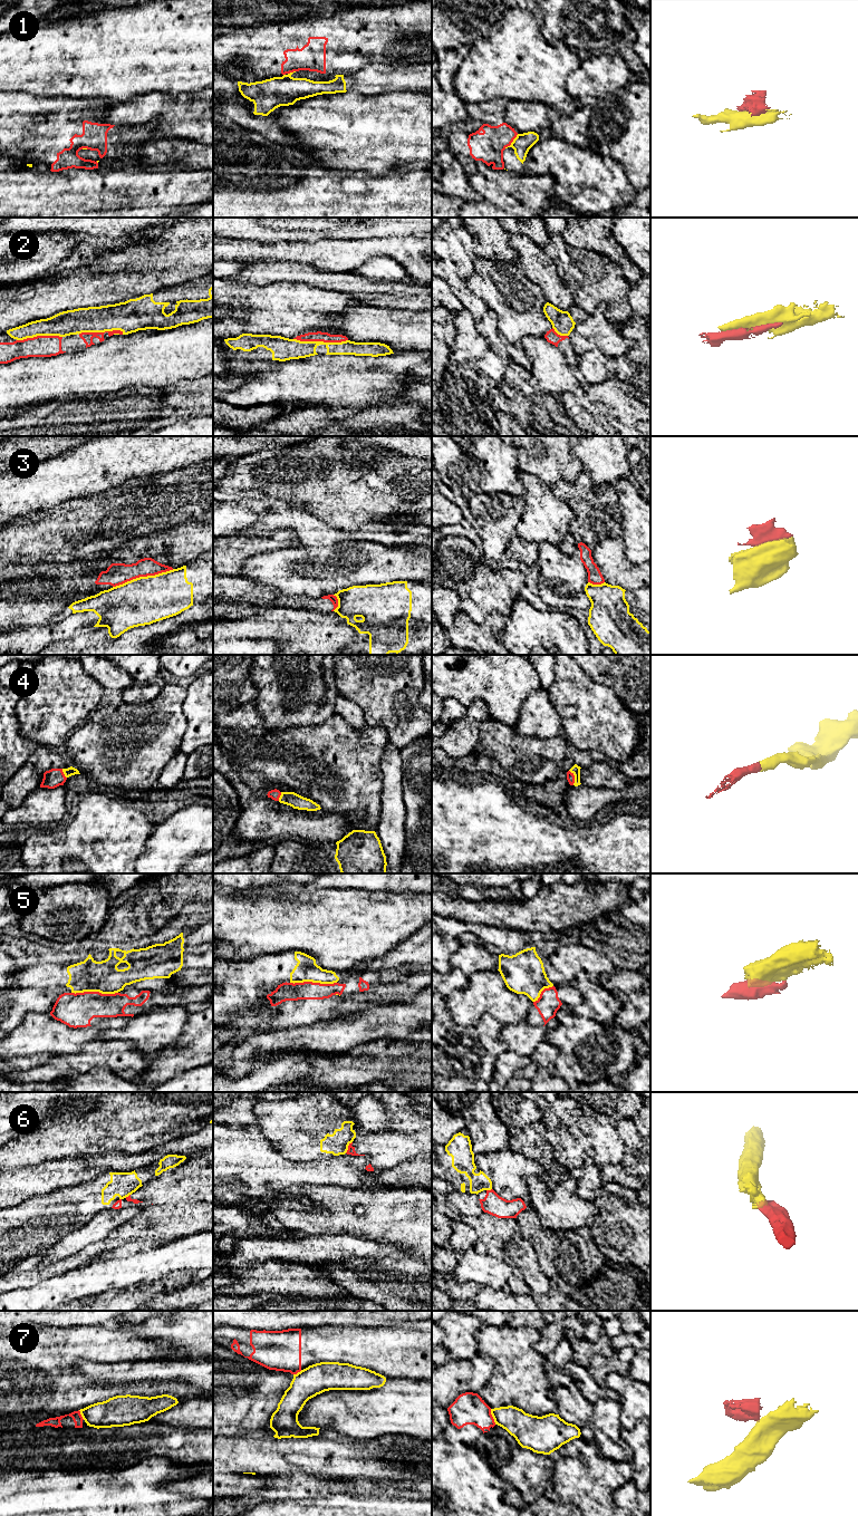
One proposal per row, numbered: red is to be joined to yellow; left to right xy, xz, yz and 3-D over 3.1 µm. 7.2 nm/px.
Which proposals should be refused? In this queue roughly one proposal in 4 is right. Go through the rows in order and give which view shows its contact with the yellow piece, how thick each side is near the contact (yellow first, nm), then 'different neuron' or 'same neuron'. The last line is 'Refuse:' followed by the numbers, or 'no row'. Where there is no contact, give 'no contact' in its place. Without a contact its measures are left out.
1: contact in yz; calibres 140 and 220 nm; different neuron
2: contact in xz; calibres 150 and 70 nm; same neuron
3: contact in xy; calibres 340 and 160 nm; different neuron
4: contact in yz; calibres 60 and 60 nm; same neuron
5: contact in xy; calibres 220 and 240 nm; different neuron
6: contact in xz; calibres 160 and 50 nm; different neuron
7: contact in yz; calibres 200 and 240 nm; different neuron
Refuse: 1, 3, 5, 6, 7

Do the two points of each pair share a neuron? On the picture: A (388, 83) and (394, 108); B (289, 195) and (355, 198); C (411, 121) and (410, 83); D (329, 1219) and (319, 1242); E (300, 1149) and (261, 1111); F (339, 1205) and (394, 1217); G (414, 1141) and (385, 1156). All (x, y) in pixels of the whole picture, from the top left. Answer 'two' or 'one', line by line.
A: two
B: one
C: two
D: two
E: one
F: one
G: one

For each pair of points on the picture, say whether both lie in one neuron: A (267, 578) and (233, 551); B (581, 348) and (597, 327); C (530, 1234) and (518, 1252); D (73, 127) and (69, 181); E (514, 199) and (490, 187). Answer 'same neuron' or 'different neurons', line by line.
A: different neurons
B: same neuron
C: different neurons
D: different neurons
E: same neuron

